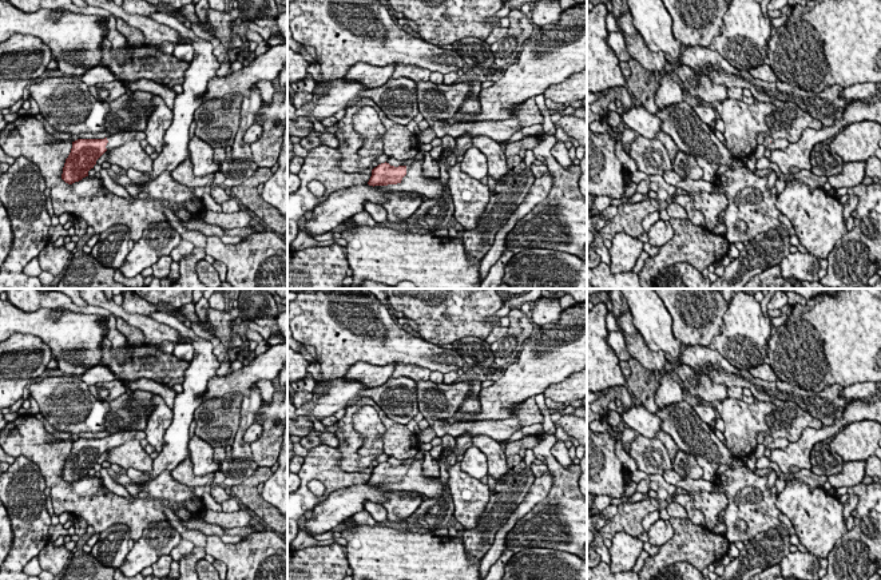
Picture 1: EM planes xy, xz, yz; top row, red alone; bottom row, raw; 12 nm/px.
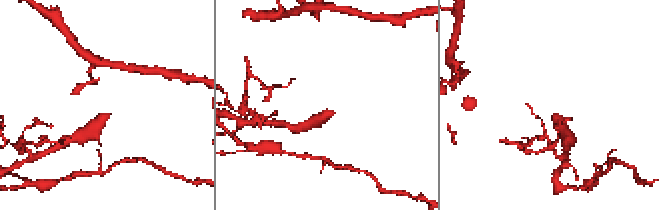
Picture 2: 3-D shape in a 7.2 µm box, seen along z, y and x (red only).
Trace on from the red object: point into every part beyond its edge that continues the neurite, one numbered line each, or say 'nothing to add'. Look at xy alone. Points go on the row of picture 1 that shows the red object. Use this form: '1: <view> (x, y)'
1: xy (116, 139)

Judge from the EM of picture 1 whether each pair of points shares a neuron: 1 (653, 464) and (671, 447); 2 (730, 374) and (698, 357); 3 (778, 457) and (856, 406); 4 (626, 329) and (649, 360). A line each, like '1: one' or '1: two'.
1: two
2: one
3: one
4: one

